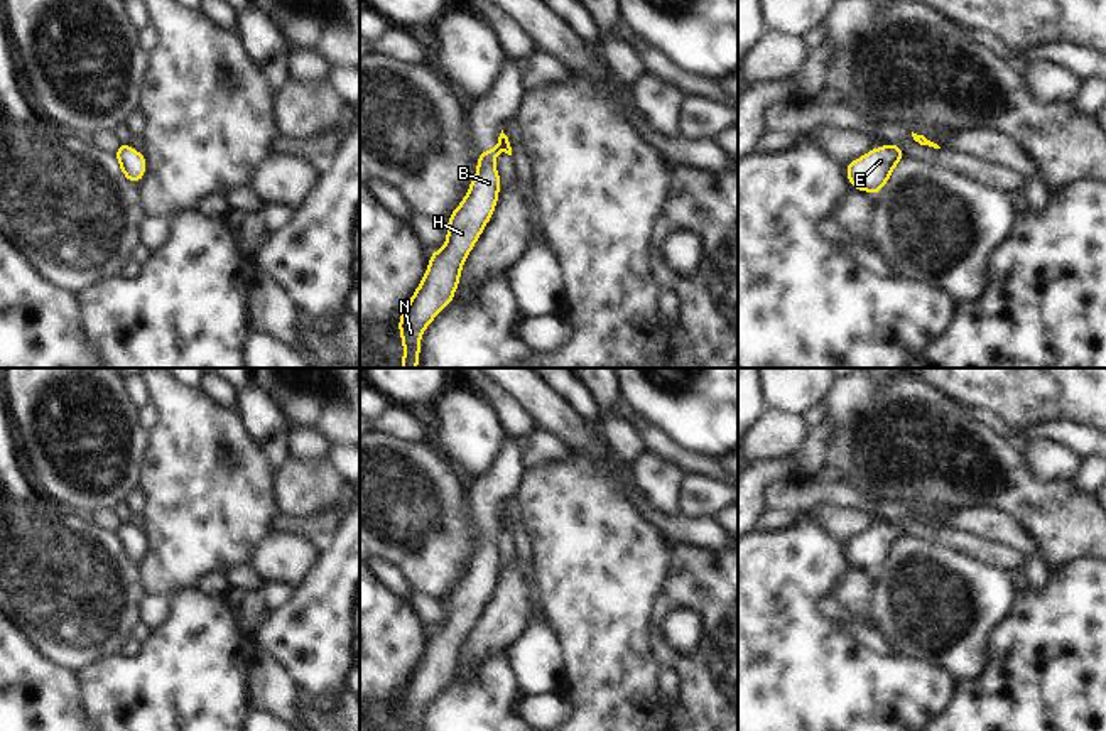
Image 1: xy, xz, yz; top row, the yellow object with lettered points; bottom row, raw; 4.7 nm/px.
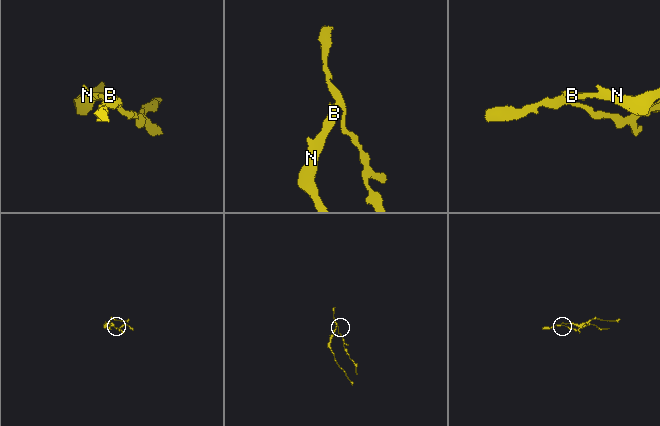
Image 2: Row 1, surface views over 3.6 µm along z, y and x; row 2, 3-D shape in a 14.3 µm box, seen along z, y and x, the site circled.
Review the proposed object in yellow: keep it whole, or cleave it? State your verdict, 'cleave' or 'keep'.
cleave

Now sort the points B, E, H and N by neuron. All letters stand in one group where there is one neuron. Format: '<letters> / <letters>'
B H N / E

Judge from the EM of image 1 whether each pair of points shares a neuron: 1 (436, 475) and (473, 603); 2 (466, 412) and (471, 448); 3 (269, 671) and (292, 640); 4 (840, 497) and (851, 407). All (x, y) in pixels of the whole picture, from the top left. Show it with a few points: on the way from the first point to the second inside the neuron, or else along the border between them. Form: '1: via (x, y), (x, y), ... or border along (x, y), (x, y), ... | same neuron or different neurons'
1: border along (478, 534), (475, 554), (463, 578), (446, 596) | different neurons
2: via (466, 421), (466, 431), (471, 439) | same neuron
3: border along (252, 647), (265, 650), (298, 686) | different neurons
4: border along (828, 473), (838, 478) | different neurons

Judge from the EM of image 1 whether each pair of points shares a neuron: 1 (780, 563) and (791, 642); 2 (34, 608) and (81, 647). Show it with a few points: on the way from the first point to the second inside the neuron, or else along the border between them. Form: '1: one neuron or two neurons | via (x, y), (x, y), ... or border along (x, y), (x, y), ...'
1: one neuron | via (791, 583), (791, 613), (796, 622)
2: one neuron | via (46, 611), (70, 635)

